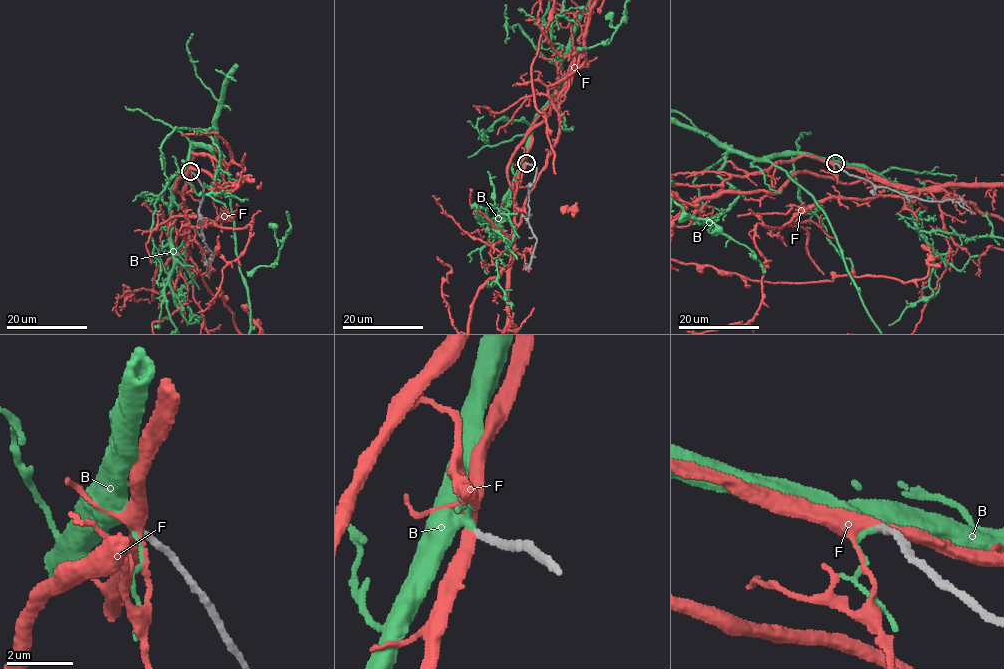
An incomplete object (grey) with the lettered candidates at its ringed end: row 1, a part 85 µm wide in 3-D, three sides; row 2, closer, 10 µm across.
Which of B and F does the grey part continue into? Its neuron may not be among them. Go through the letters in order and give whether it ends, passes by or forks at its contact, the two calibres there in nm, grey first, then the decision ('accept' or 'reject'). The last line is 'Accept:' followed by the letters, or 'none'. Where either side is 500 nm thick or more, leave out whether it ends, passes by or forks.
B: it passes by; 200 nm thick on the grey side, 220 nm on the other; accept
F: it forks there; 220 nm thick on the grey side, 300 nm on the other; reject
Accept: B

